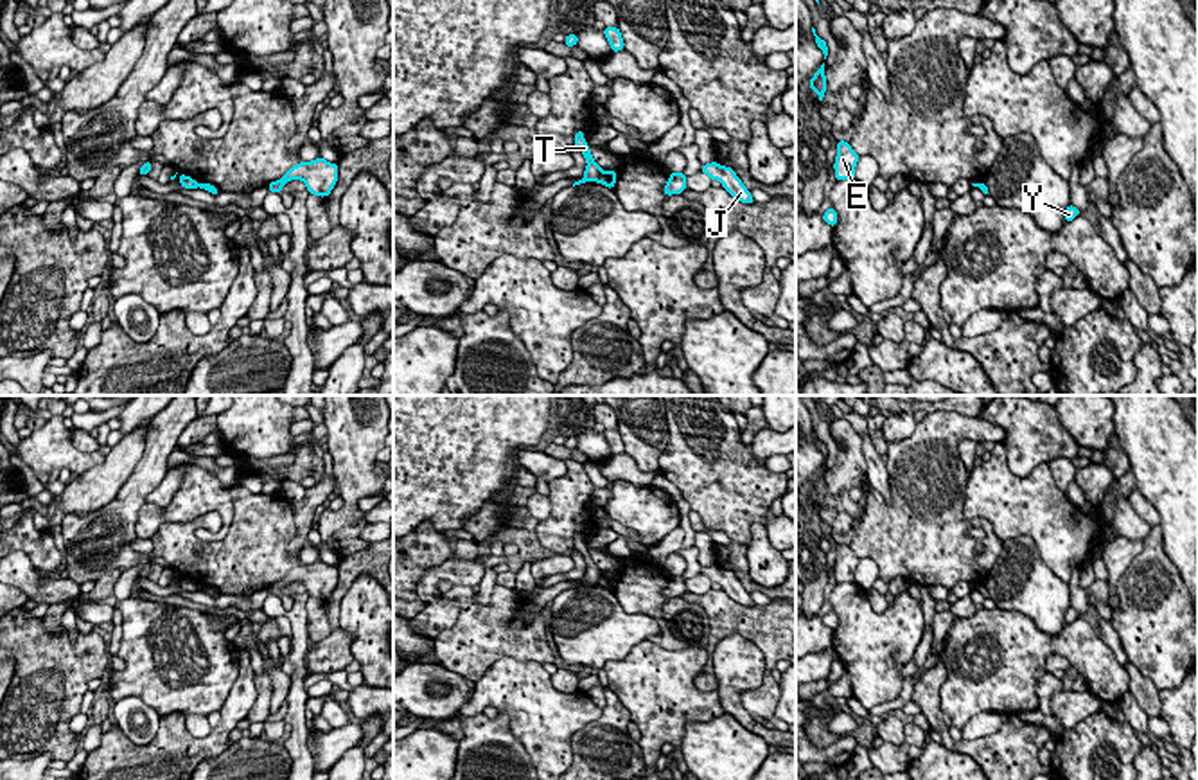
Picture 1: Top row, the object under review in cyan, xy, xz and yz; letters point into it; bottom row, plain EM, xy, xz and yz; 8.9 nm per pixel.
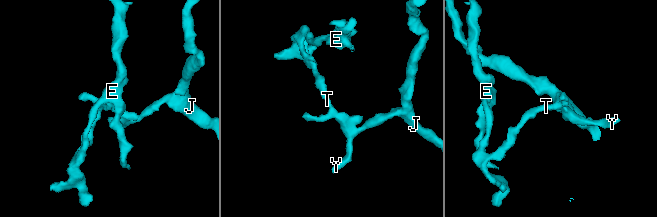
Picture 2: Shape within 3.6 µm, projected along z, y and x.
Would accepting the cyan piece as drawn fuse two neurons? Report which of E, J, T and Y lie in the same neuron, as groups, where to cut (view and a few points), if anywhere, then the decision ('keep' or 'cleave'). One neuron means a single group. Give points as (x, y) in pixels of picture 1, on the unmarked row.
groups E T / J Y; cut xz (602, 576), (597, 583); cleave

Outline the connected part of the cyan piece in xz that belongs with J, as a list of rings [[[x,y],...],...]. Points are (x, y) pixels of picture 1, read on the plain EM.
[[[711,564],[702,568],[700,575],[706,575],[711,582],[718,582],[722,589],[738,604],[754,606],[751,593],[745,591],[745,588],[731,570]]]

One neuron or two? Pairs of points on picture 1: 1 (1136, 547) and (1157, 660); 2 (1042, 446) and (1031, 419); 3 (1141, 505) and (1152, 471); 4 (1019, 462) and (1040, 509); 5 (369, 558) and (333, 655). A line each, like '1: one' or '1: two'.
1: two
2: one
3: two
4: two
5: one

